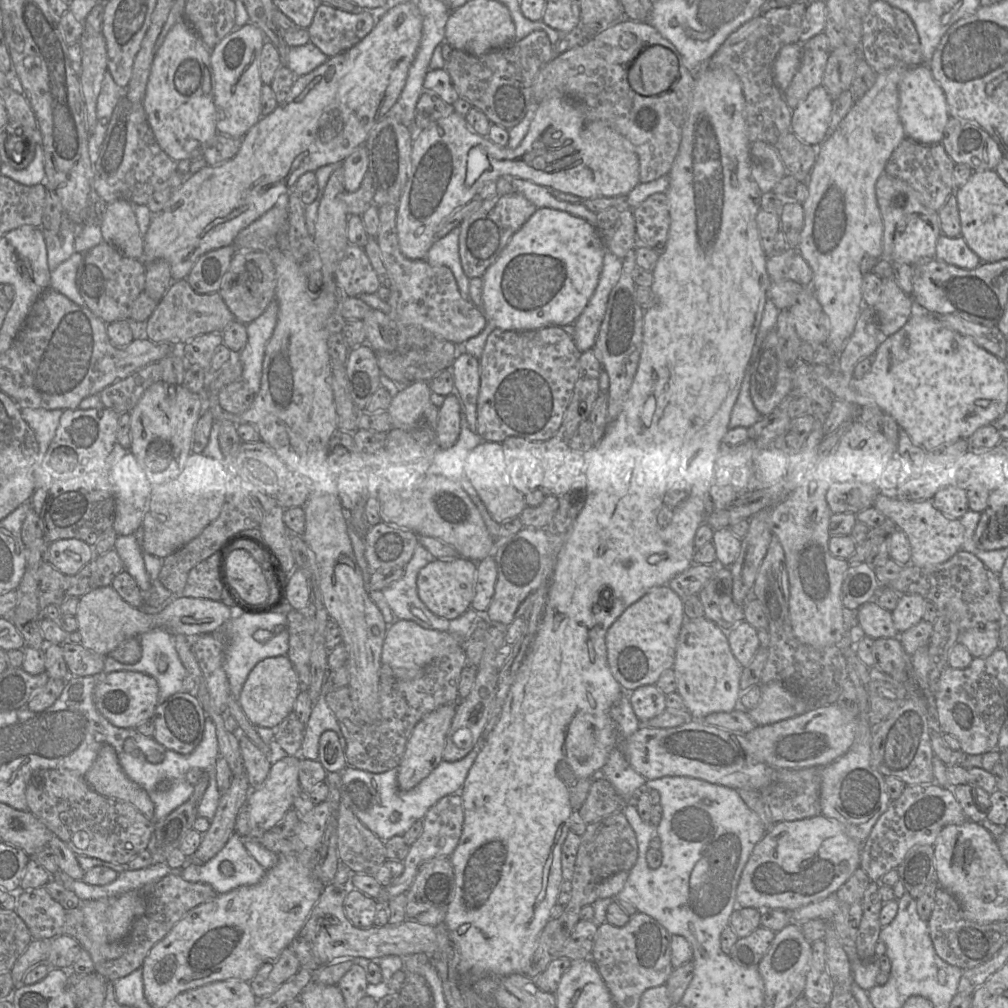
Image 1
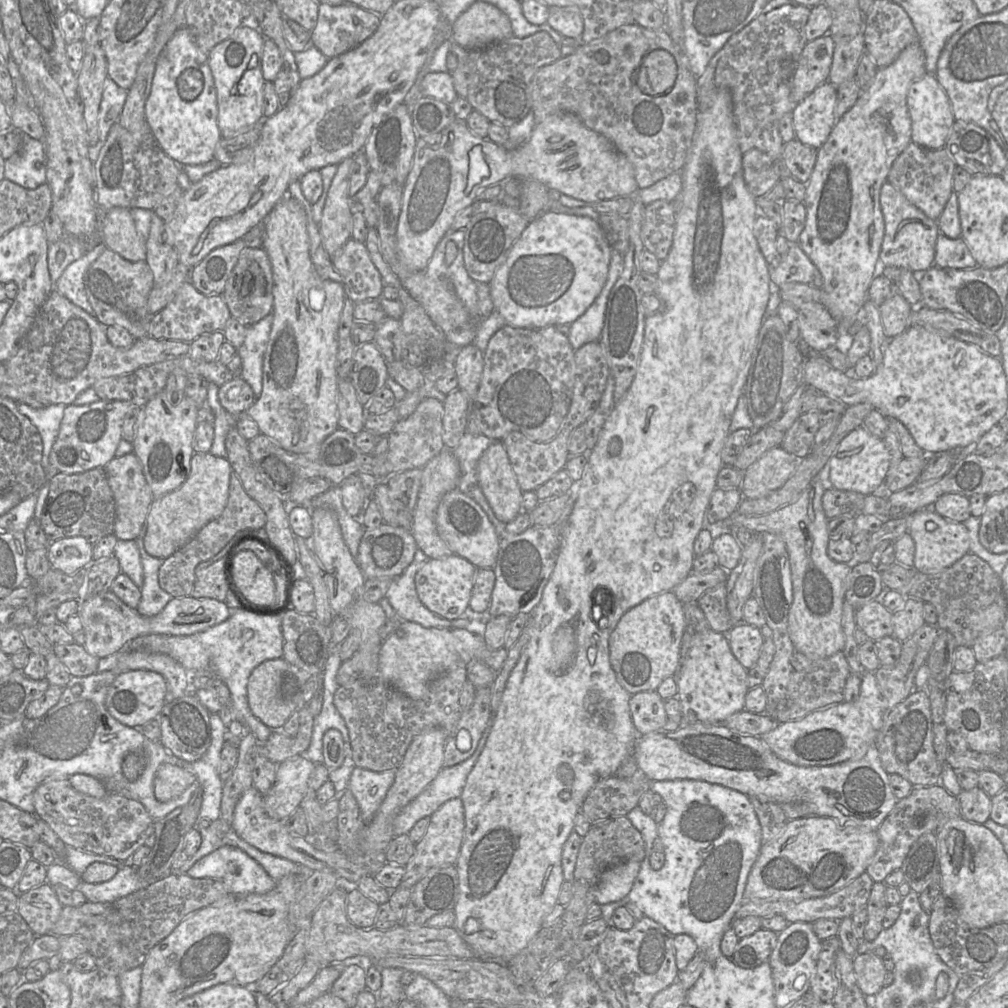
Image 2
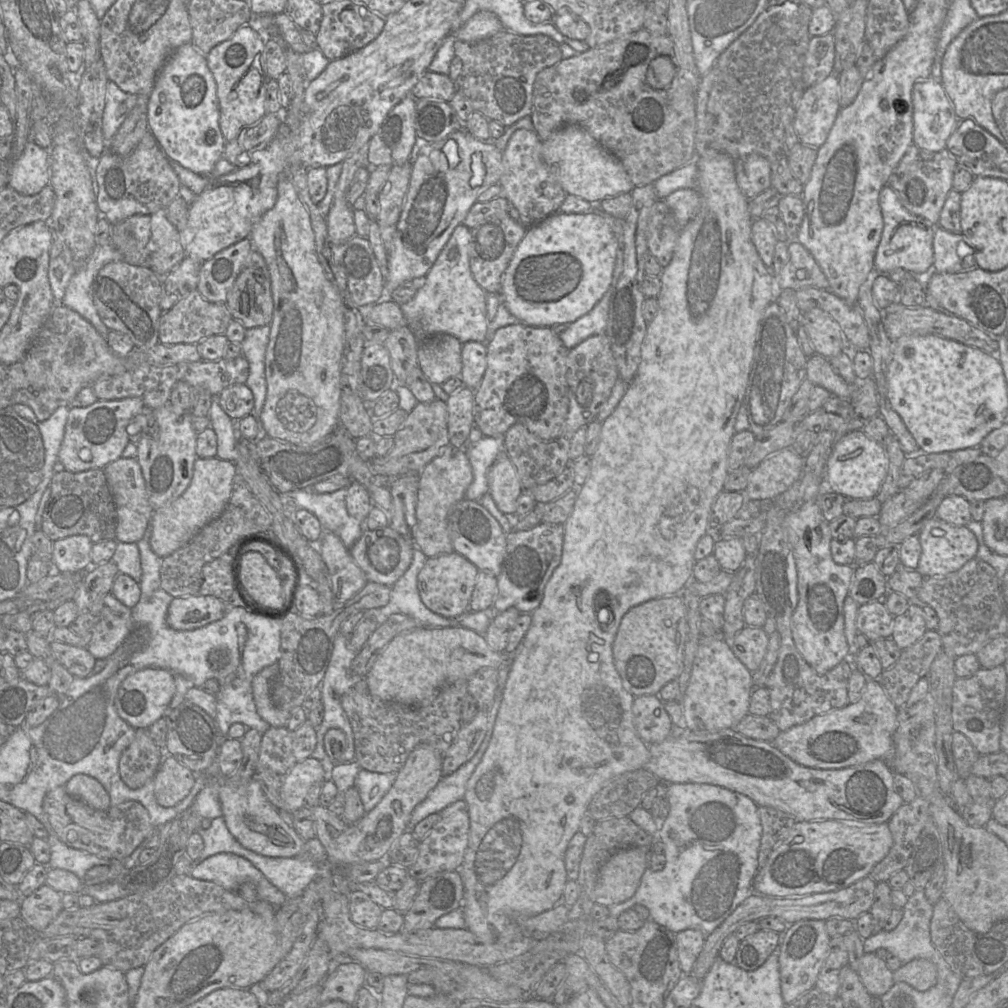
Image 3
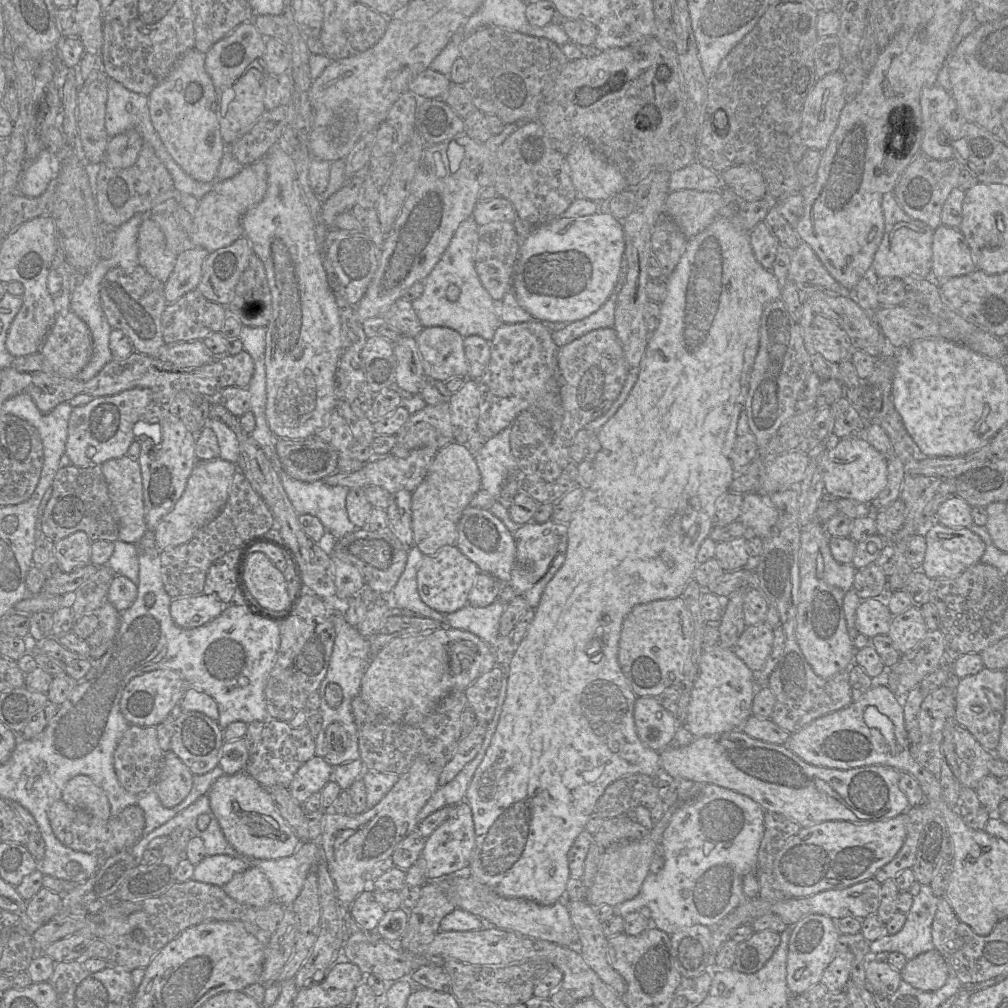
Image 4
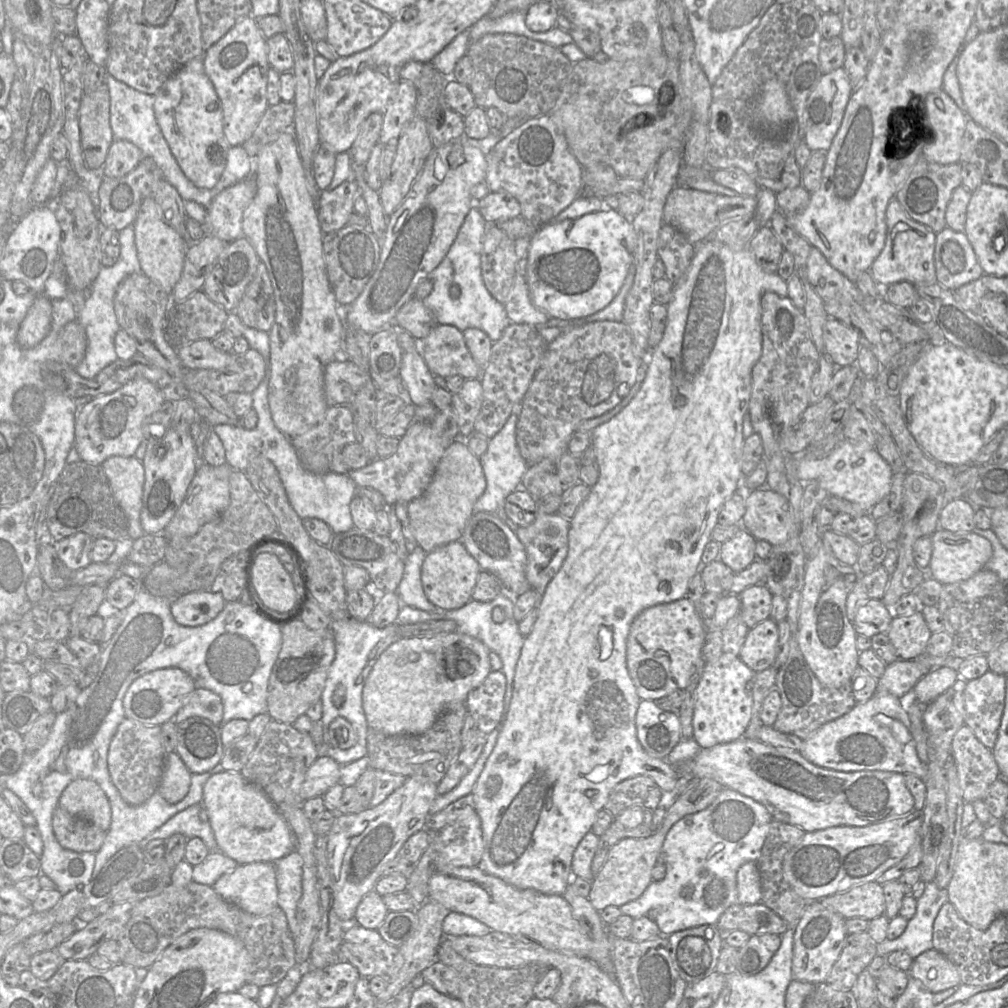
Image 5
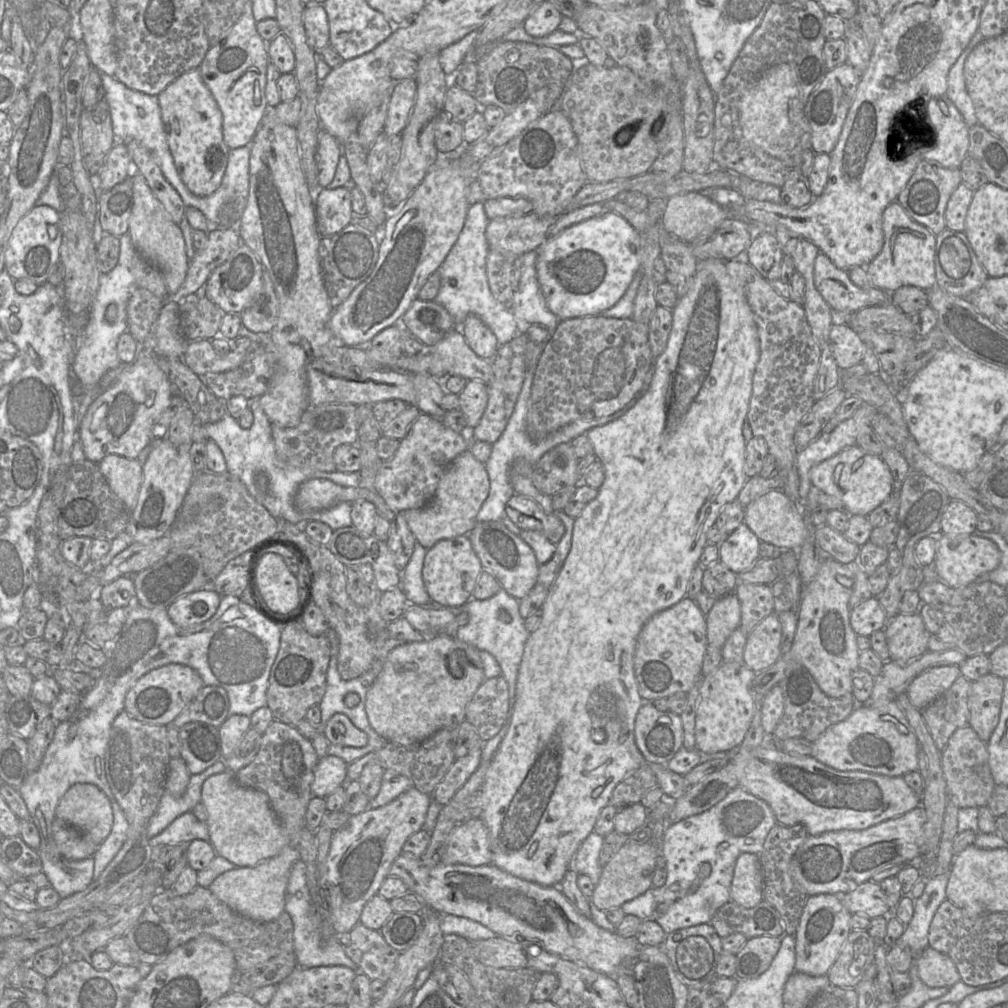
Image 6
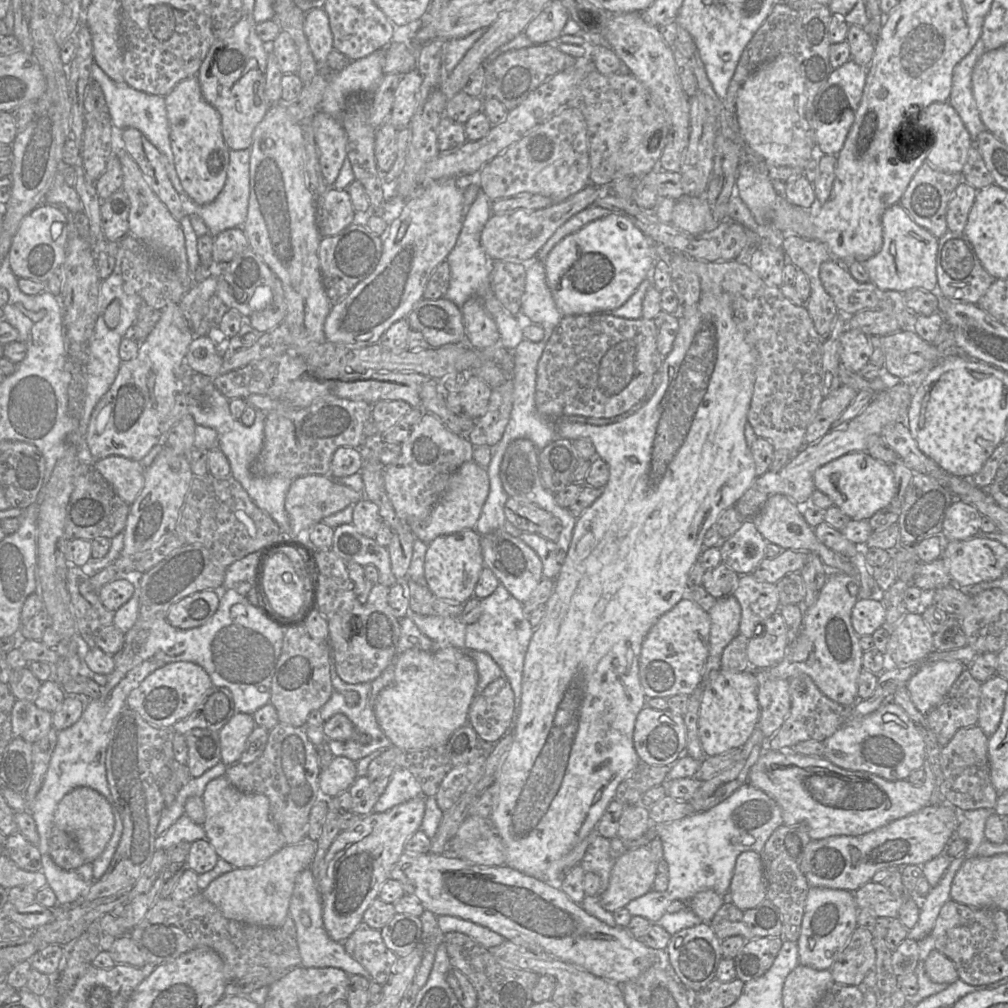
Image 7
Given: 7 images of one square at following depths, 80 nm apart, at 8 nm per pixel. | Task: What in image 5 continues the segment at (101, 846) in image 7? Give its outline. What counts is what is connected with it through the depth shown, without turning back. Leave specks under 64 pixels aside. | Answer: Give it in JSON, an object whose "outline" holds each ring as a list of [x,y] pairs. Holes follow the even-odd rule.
{"outline":[[[86,778],[73,780],[61,793],[58,806],[103,831],[110,828],[111,806],[105,792],[94,780]]]}

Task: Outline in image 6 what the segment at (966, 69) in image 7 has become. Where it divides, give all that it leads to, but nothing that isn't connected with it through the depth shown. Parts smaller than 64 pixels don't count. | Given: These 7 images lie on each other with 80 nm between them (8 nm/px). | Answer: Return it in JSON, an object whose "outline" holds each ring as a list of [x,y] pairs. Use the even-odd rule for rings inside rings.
{"outline":[[[977,30],[968,46],[951,67],[947,78],[947,92],[945,95],[956,106],[968,127],[978,124],[978,119],[972,100],[967,91],[964,77],[964,64],[971,51],[983,40],[984,37],[981,32]]]}

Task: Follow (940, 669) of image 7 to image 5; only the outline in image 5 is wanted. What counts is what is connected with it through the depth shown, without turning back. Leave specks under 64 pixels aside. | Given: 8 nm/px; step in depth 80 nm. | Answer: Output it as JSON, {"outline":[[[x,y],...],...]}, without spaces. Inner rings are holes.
{"outline":[[[955,666],[939,667],[923,676],[914,686],[911,697],[927,705],[948,690],[959,678]]]}

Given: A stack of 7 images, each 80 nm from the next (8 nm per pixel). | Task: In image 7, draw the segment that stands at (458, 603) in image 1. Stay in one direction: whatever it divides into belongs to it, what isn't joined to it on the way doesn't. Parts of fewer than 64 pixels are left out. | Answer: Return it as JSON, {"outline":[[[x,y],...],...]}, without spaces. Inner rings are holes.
{"outline":[[[468,529],[439,536],[428,544],[424,576],[427,587],[436,597],[448,602],[465,603],[474,596],[474,589],[484,568],[480,539],[481,535],[475,529]]]}

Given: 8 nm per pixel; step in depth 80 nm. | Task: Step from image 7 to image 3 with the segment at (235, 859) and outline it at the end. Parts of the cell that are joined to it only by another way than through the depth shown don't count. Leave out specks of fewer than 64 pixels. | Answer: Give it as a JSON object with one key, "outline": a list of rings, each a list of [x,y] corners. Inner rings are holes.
{"outline":[[[255,779],[248,782],[220,782],[219,801],[222,817],[234,838],[246,849],[268,857],[295,857],[305,841],[280,816]]]}

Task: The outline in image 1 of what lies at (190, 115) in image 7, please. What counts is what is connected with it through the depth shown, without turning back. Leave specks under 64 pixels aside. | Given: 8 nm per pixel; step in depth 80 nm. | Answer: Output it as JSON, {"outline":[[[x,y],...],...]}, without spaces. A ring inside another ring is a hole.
{"outline":[[[185,18],[170,29],[154,57],[143,107],[159,146],[176,162],[202,158],[206,144],[218,133],[210,49]]]}

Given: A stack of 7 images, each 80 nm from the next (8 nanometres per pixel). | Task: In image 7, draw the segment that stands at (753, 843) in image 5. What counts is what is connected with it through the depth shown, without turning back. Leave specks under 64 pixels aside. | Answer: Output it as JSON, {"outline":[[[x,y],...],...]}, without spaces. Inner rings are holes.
{"outline":[[[745,783],[709,810],[669,823],[652,825],[661,839],[663,858],[668,864],[668,887],[664,892],[652,889],[631,901],[625,908],[632,916],[641,916],[651,923],[658,923],[673,935],[702,921],[688,907],[677,913],[667,913],[667,907],[677,900],[688,902],[705,890],[713,890],[727,900],[738,855],[746,851],[761,854],[771,834],[783,825],[783,819],[781,808],[769,795]]]}

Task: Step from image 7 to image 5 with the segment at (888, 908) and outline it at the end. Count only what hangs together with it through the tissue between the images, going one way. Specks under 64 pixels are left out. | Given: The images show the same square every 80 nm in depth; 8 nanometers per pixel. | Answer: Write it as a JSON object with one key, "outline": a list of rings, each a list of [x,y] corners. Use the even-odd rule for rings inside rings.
{"outline":[[[876,881],[856,885],[820,901],[844,919],[860,917],[870,921],[885,912],[883,888]]]}

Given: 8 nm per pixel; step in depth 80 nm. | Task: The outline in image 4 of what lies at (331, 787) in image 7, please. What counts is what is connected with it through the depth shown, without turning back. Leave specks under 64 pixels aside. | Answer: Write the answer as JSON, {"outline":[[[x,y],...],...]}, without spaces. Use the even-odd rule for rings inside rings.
{"outline":[[[315,755],[295,774],[289,787],[290,794],[302,805],[311,794],[321,792],[332,780],[333,769],[323,757]]]}

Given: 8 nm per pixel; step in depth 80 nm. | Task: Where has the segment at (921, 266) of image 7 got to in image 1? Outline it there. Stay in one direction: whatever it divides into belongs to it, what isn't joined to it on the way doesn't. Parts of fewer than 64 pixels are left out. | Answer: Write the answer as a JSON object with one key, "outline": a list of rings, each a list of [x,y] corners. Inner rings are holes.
{"outline":[[[885,173],[876,182],[876,197],[884,226],[882,258],[909,265],[936,259],[936,243],[942,234],[938,211],[927,208],[907,183]]]}

